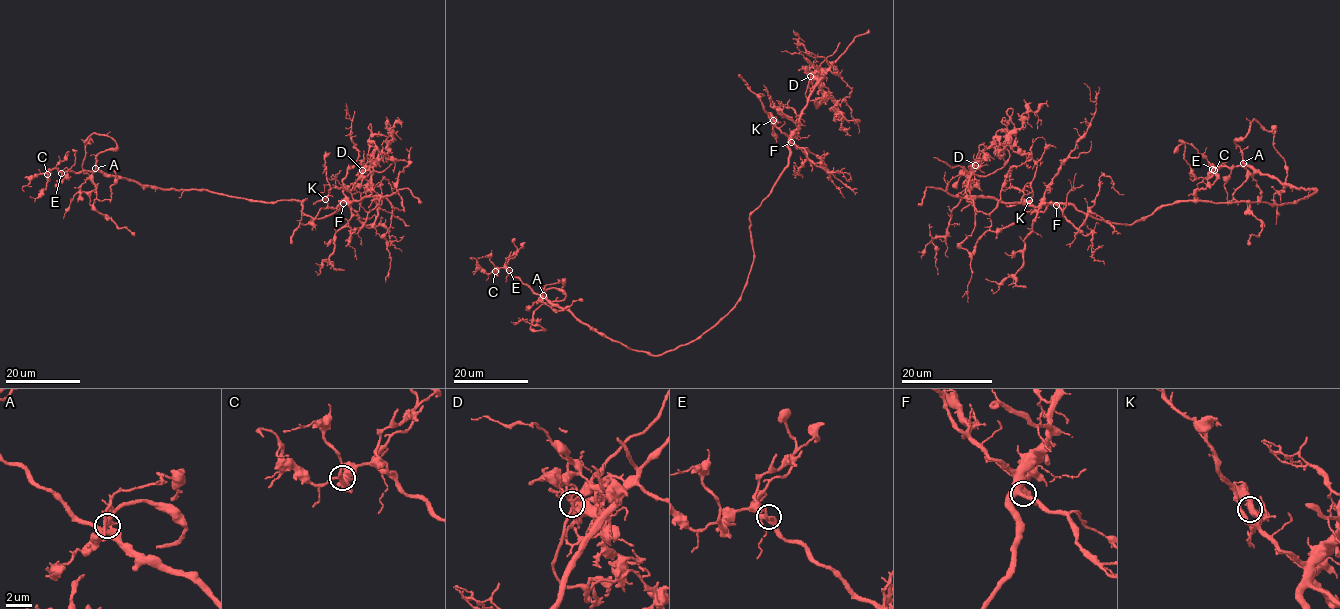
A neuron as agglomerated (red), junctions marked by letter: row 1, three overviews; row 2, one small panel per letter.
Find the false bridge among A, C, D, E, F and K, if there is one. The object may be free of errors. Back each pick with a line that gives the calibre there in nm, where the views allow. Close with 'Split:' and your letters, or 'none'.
D: Thickness 360 nm
Split: D

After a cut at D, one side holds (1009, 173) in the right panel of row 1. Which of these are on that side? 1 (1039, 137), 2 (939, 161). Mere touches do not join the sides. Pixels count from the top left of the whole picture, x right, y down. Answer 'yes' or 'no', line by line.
1: yes
2: no

